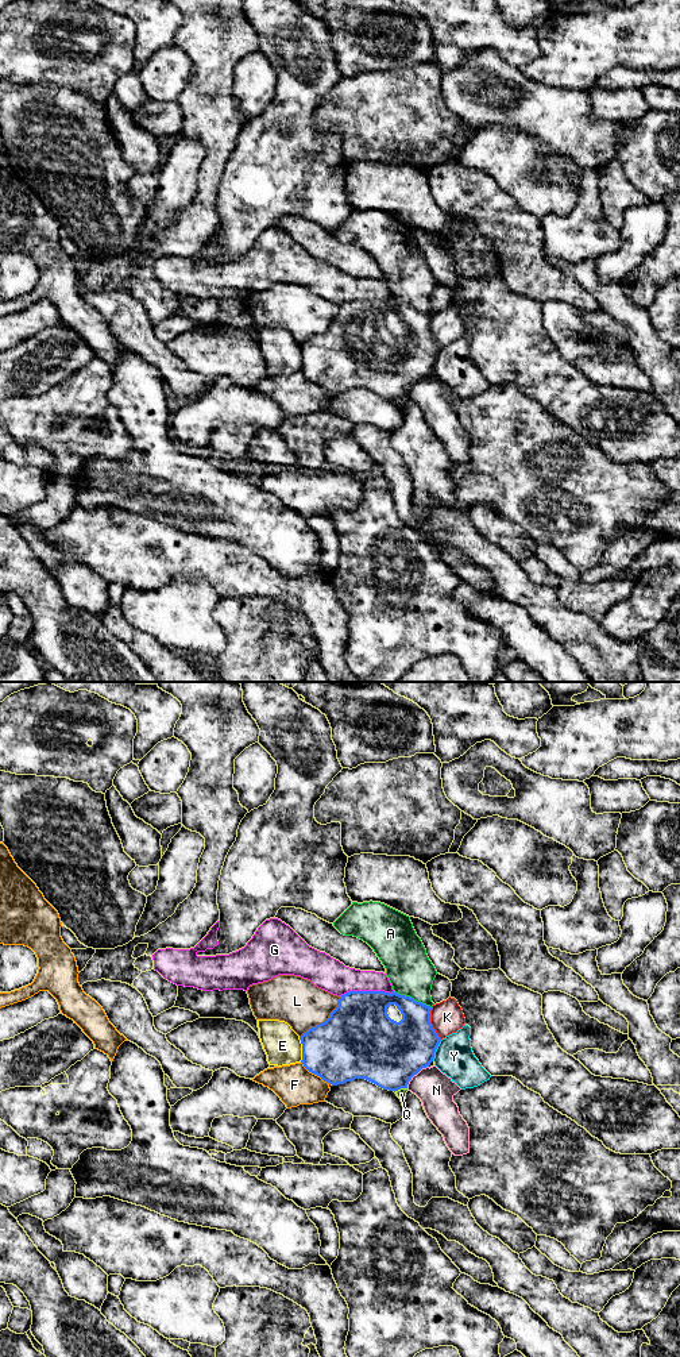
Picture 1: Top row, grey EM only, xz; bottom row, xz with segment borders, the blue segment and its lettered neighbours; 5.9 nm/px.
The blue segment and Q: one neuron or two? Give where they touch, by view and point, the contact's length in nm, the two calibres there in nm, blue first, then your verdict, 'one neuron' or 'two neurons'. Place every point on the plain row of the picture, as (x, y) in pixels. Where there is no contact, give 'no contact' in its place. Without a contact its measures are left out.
contact xz (400, 397); length 80 nm; calibres 400 and 60 nm; two neurons

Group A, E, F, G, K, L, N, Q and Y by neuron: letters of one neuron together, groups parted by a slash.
A Q / E / F / G / K / L / N / Y

